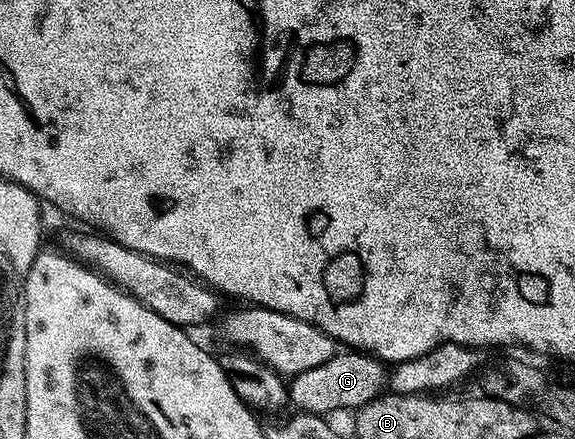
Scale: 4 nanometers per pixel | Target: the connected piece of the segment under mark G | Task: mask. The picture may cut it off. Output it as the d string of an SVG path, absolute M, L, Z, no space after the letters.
M348 349L326 361L326 365L318 365L315 369L306 369L306 373L291 376L288 397L297 412L326 416L334 409L359 409L378 398L385 387L385 364L374 355Z

